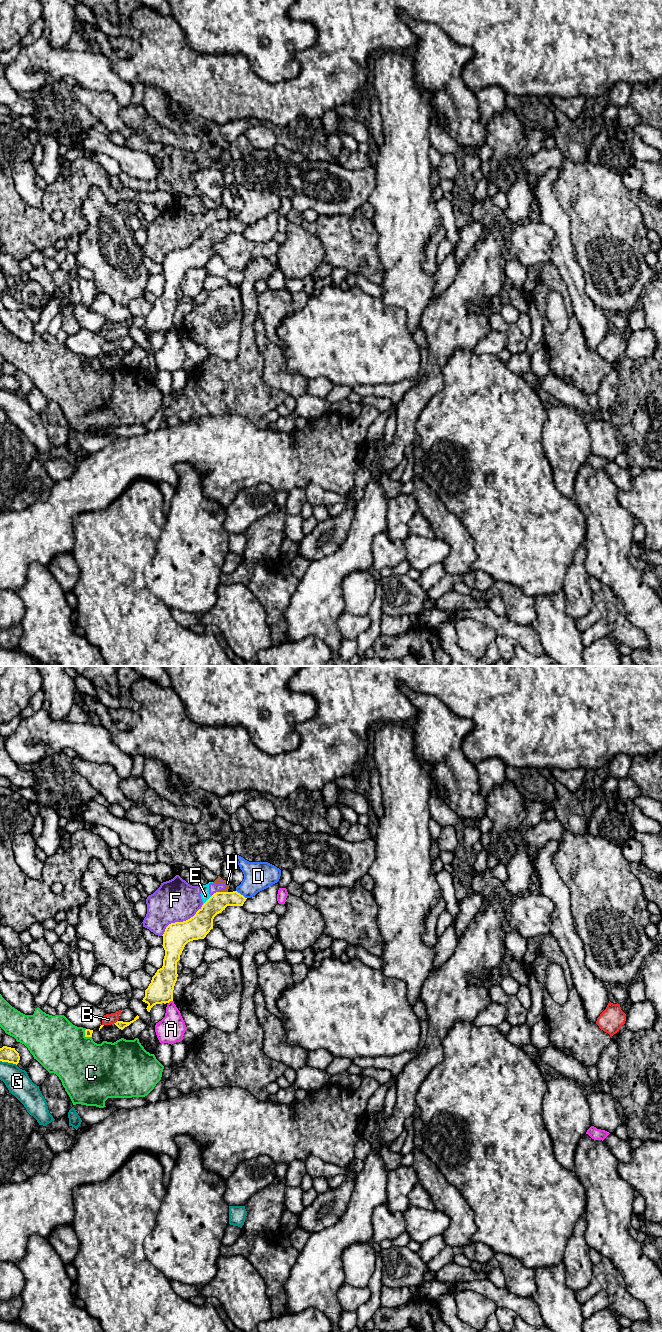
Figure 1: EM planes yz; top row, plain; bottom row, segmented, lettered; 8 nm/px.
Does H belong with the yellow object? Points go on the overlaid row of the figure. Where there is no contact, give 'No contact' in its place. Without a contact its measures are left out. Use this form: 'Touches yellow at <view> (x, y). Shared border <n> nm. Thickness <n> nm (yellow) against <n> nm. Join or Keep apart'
Touches yellow at yz (223, 892). Shared border 80 nm. Thickness 150 nm (yellow) against 40 nm. Keep apart

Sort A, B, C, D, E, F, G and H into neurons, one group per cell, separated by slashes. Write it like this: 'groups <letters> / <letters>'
groups A / B / C / D / E F H / G

